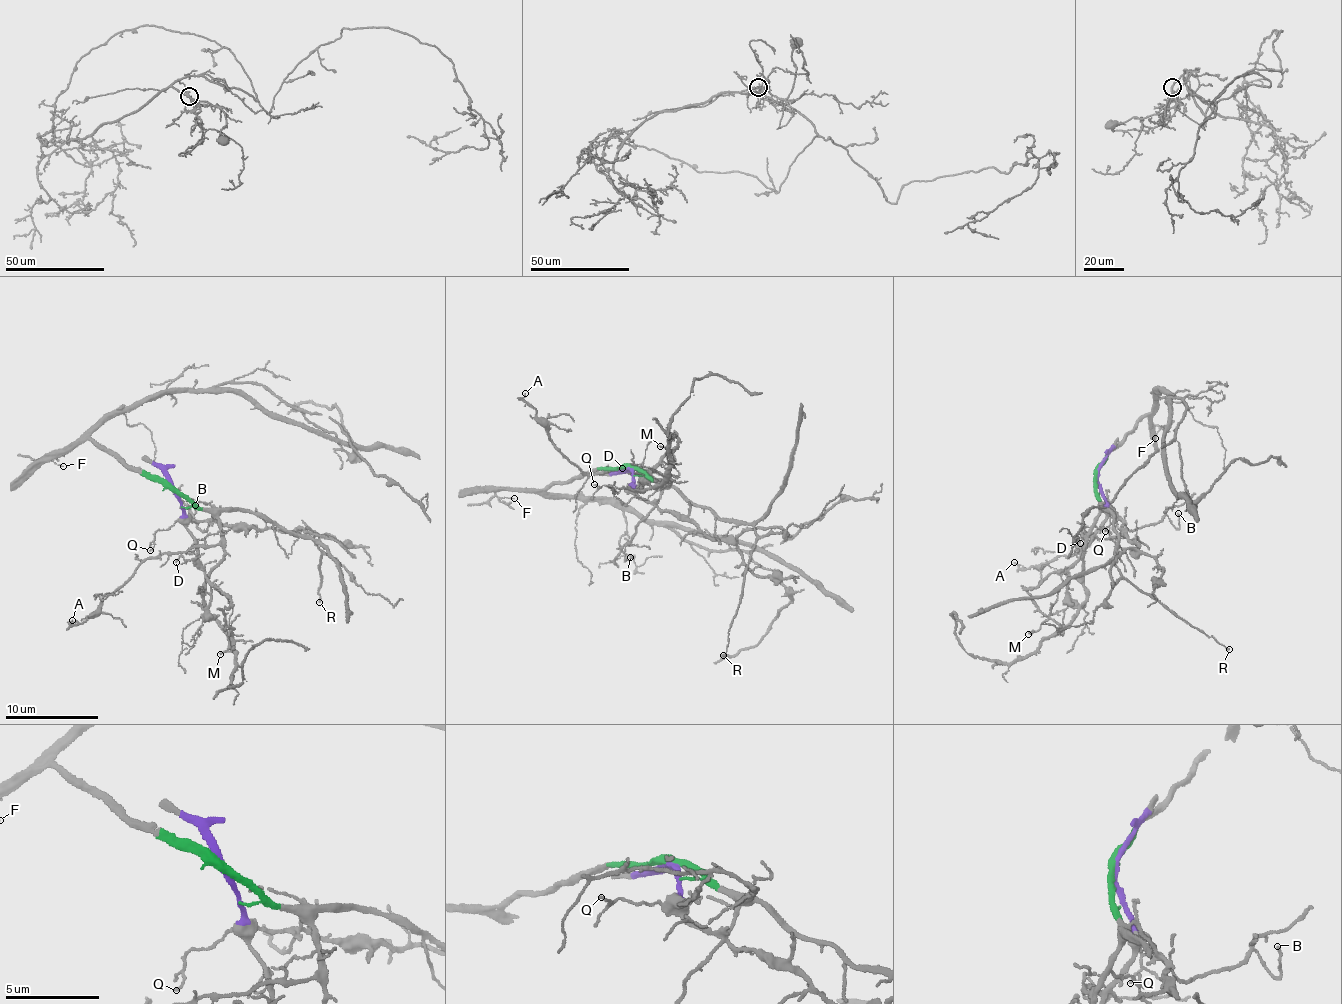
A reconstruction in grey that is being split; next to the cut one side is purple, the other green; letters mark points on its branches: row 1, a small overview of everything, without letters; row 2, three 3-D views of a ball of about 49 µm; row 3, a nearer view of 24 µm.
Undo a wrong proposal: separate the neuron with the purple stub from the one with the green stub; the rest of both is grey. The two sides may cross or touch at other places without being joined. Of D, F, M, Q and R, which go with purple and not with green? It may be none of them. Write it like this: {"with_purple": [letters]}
{"with_purple": ["D", "M", "Q"]}

